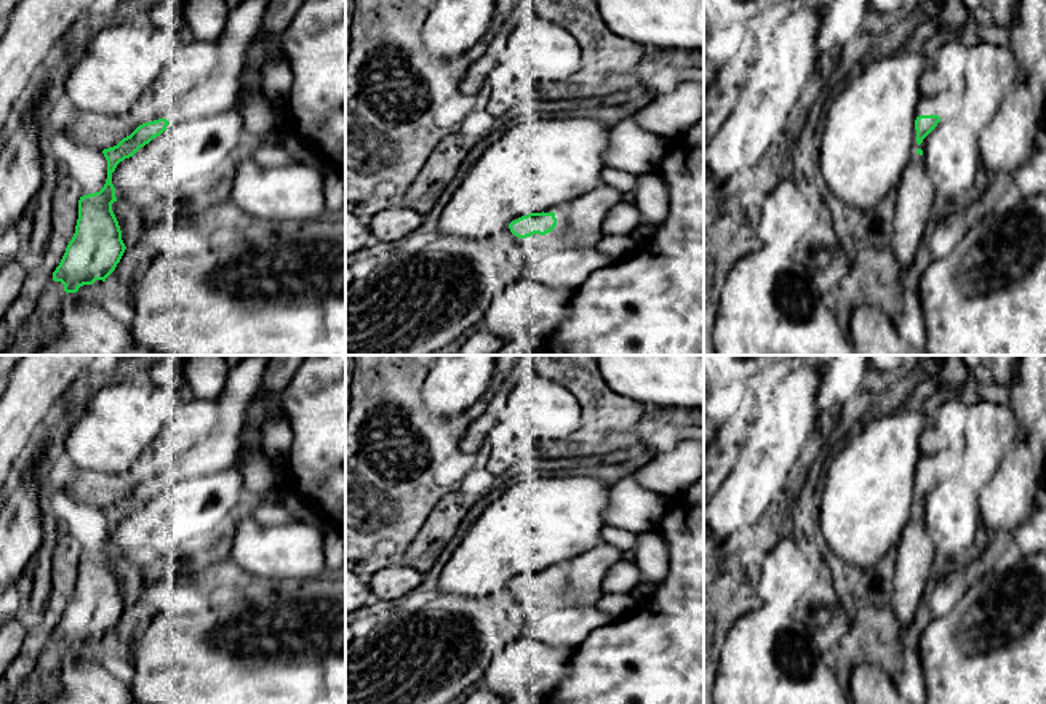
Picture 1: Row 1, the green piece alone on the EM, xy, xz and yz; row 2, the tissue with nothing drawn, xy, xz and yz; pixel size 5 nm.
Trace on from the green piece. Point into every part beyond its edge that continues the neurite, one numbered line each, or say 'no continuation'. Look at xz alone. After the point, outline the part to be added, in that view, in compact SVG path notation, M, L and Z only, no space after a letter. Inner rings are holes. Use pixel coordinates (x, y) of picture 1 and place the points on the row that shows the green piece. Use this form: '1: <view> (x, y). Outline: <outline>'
1: xz (557, 237). Outline: M565 208L560 211L560 221L557 222L555 229L549 234L545 234L545 238L549 243L552 243L557 250L568 250L571 248L566 235L568 235L568 224L565 219Z

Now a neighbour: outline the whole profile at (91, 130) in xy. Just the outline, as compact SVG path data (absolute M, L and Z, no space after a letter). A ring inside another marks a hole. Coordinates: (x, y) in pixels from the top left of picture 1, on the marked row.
M141 99L123 115L106 115L75 109L70 125L66 130L67 147L83 146L102 152L130 136L142 125L142 120L149 114L150 109Z

